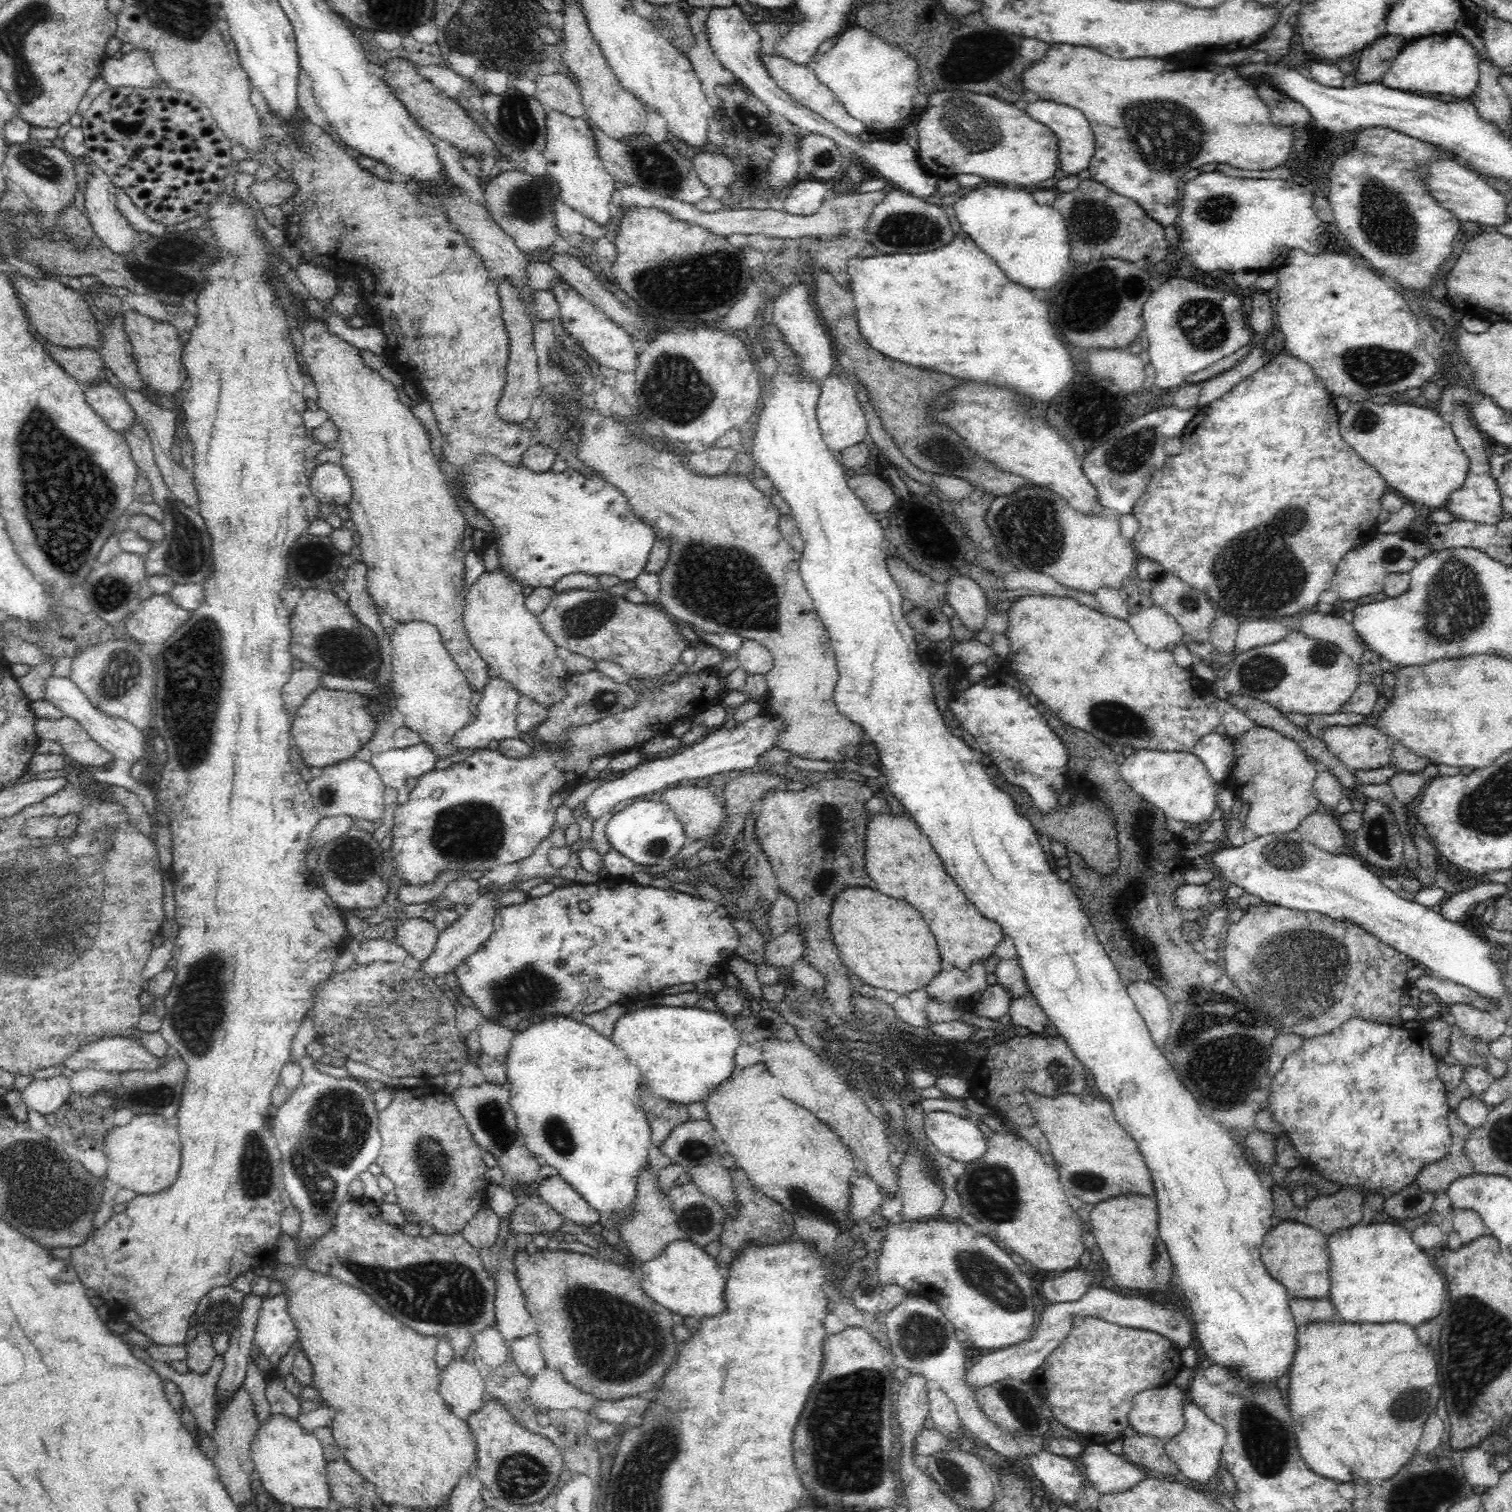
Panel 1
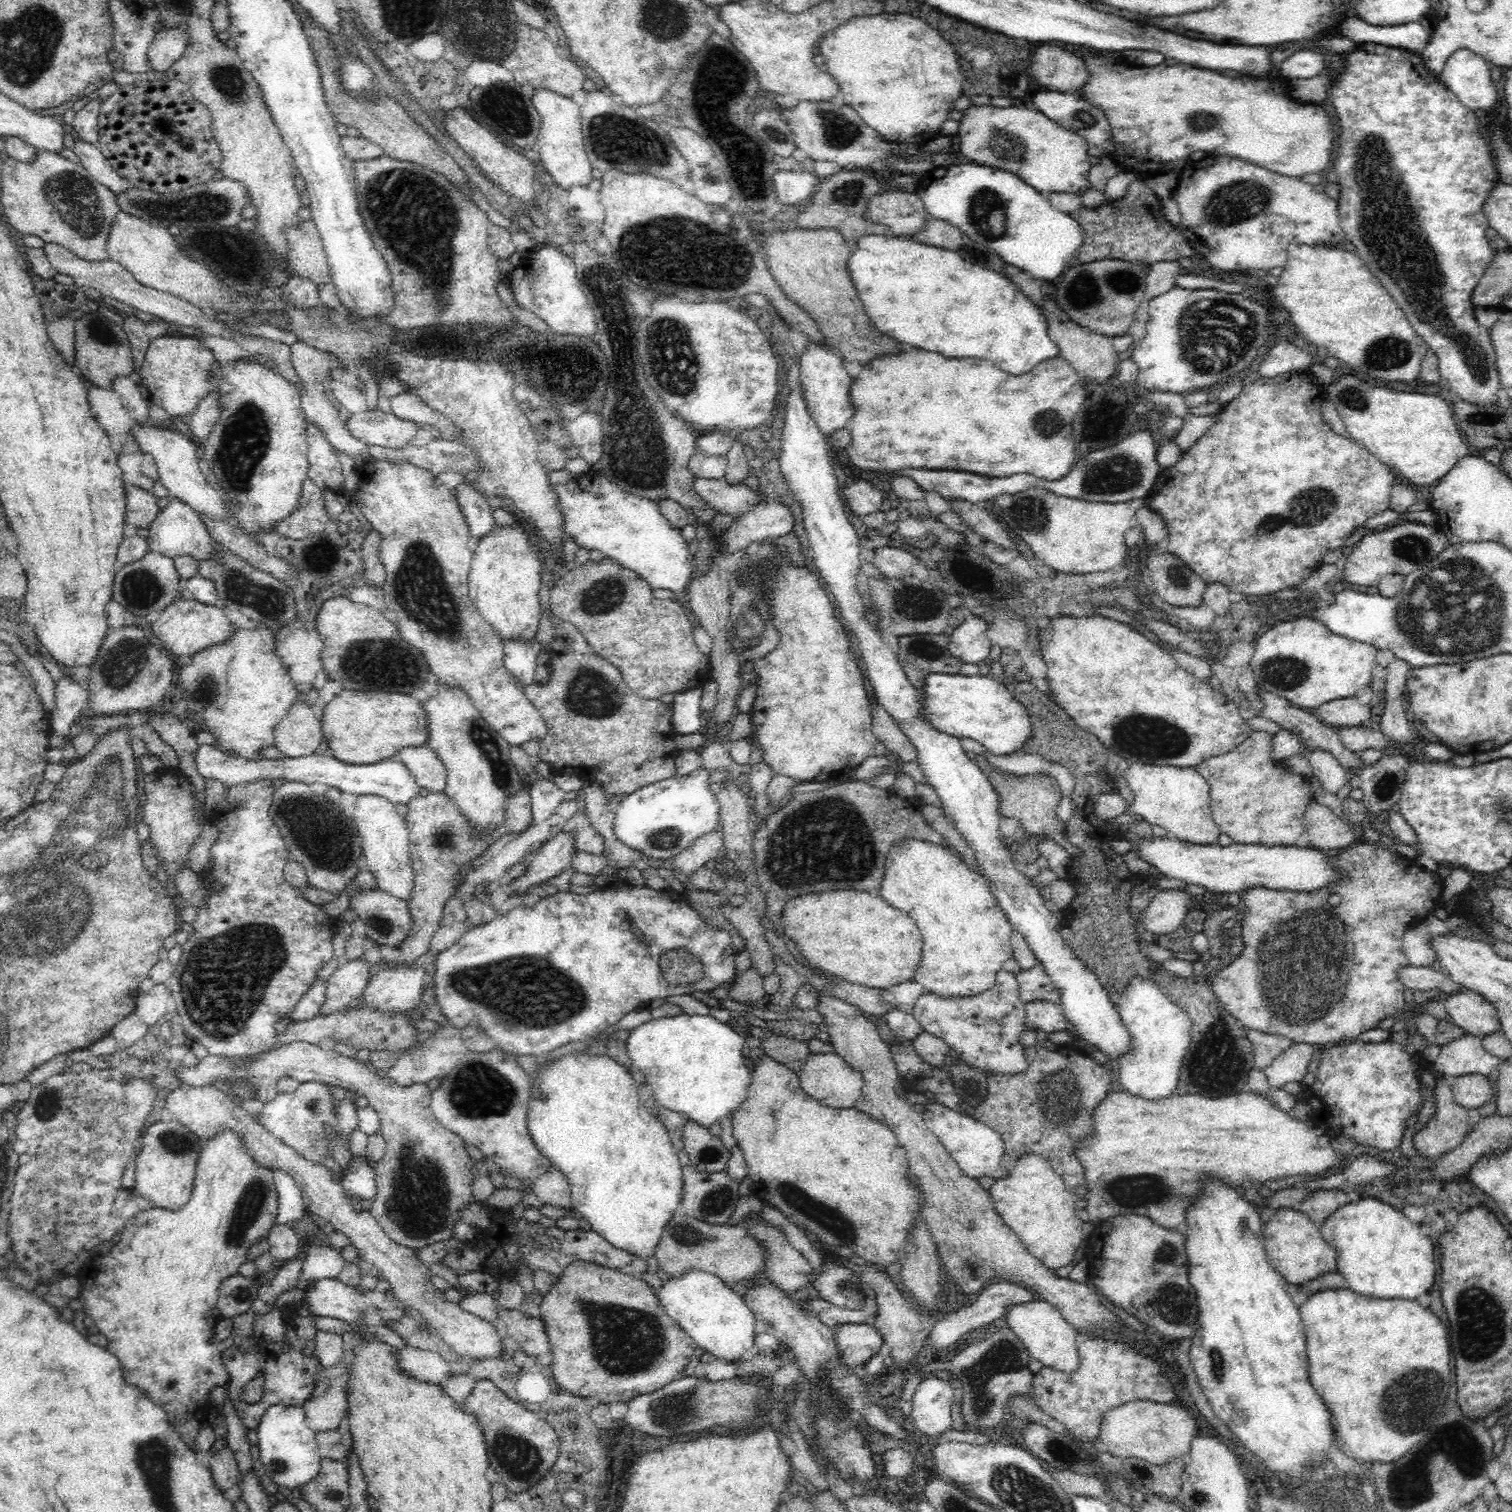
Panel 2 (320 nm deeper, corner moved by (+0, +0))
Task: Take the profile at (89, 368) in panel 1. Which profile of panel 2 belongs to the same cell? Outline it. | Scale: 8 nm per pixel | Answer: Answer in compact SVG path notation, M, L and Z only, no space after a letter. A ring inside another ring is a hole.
M119 376L114 382L113 390L120 395L124 410L132 414L133 423L144 425L150 421L150 403L144 400L137 379Z

